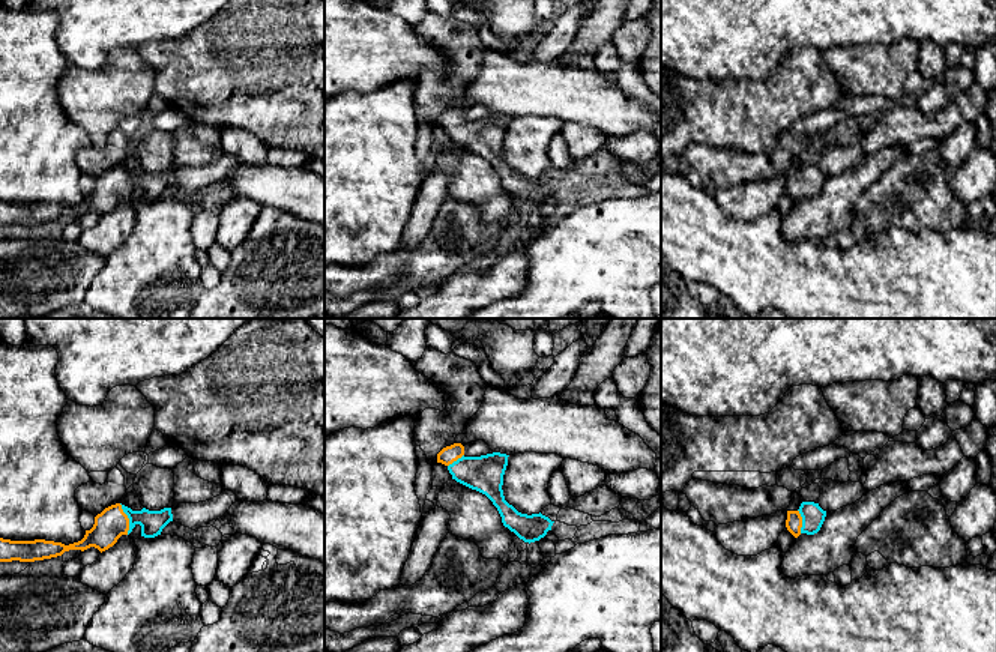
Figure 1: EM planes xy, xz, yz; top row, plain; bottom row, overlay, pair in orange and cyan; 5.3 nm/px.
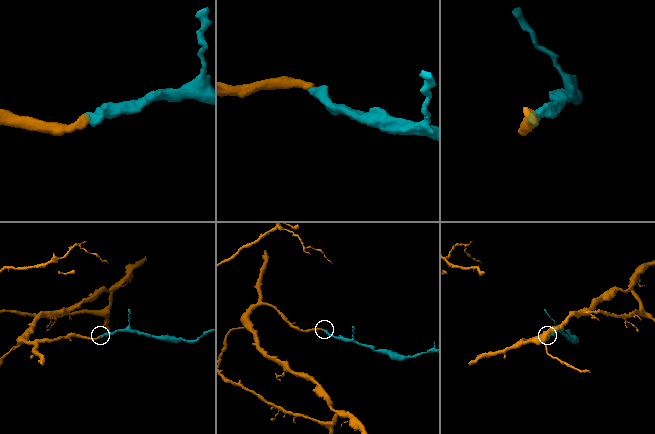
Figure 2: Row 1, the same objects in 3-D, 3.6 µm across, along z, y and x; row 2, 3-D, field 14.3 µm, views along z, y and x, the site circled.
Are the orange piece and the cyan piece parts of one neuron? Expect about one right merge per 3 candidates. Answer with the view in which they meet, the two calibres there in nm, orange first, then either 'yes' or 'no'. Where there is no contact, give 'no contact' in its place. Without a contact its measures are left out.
xy | 170/130 nm | yes

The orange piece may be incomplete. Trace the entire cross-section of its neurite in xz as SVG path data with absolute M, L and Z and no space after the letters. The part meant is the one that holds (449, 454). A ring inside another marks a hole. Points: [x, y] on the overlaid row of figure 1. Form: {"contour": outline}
{"contour": "M454 443L437 454L437 463L445 464L457 482L485 494L497 508L503 526L530 544L544 538L554 521L541 512L521 514L505 500L502 485L508 457L500 452L466 457L464 446Z"}

